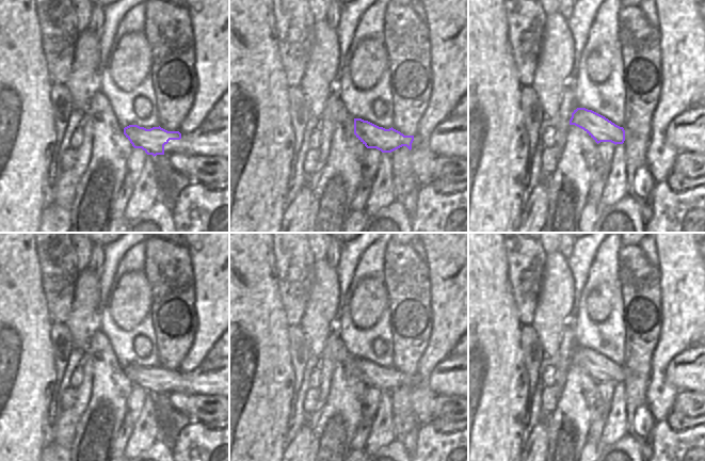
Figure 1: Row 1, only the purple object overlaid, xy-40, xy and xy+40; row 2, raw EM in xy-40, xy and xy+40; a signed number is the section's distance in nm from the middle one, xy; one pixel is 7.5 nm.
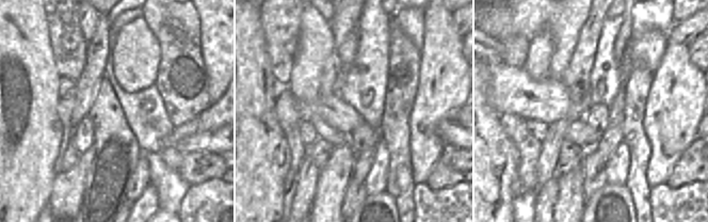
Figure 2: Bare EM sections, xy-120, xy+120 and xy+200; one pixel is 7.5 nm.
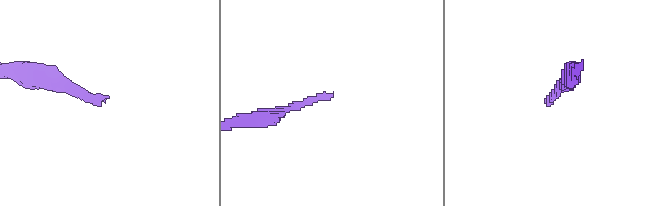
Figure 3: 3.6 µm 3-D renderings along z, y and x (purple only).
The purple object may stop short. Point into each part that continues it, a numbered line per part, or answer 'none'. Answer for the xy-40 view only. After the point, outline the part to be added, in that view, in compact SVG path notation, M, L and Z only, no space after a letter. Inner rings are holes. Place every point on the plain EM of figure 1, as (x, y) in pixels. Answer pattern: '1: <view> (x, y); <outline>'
1: xy-40 (211, 378); M229 357L205 359L195 370L181 372L180 379L170 379L164 384L164 394L174 392L229 398Z

